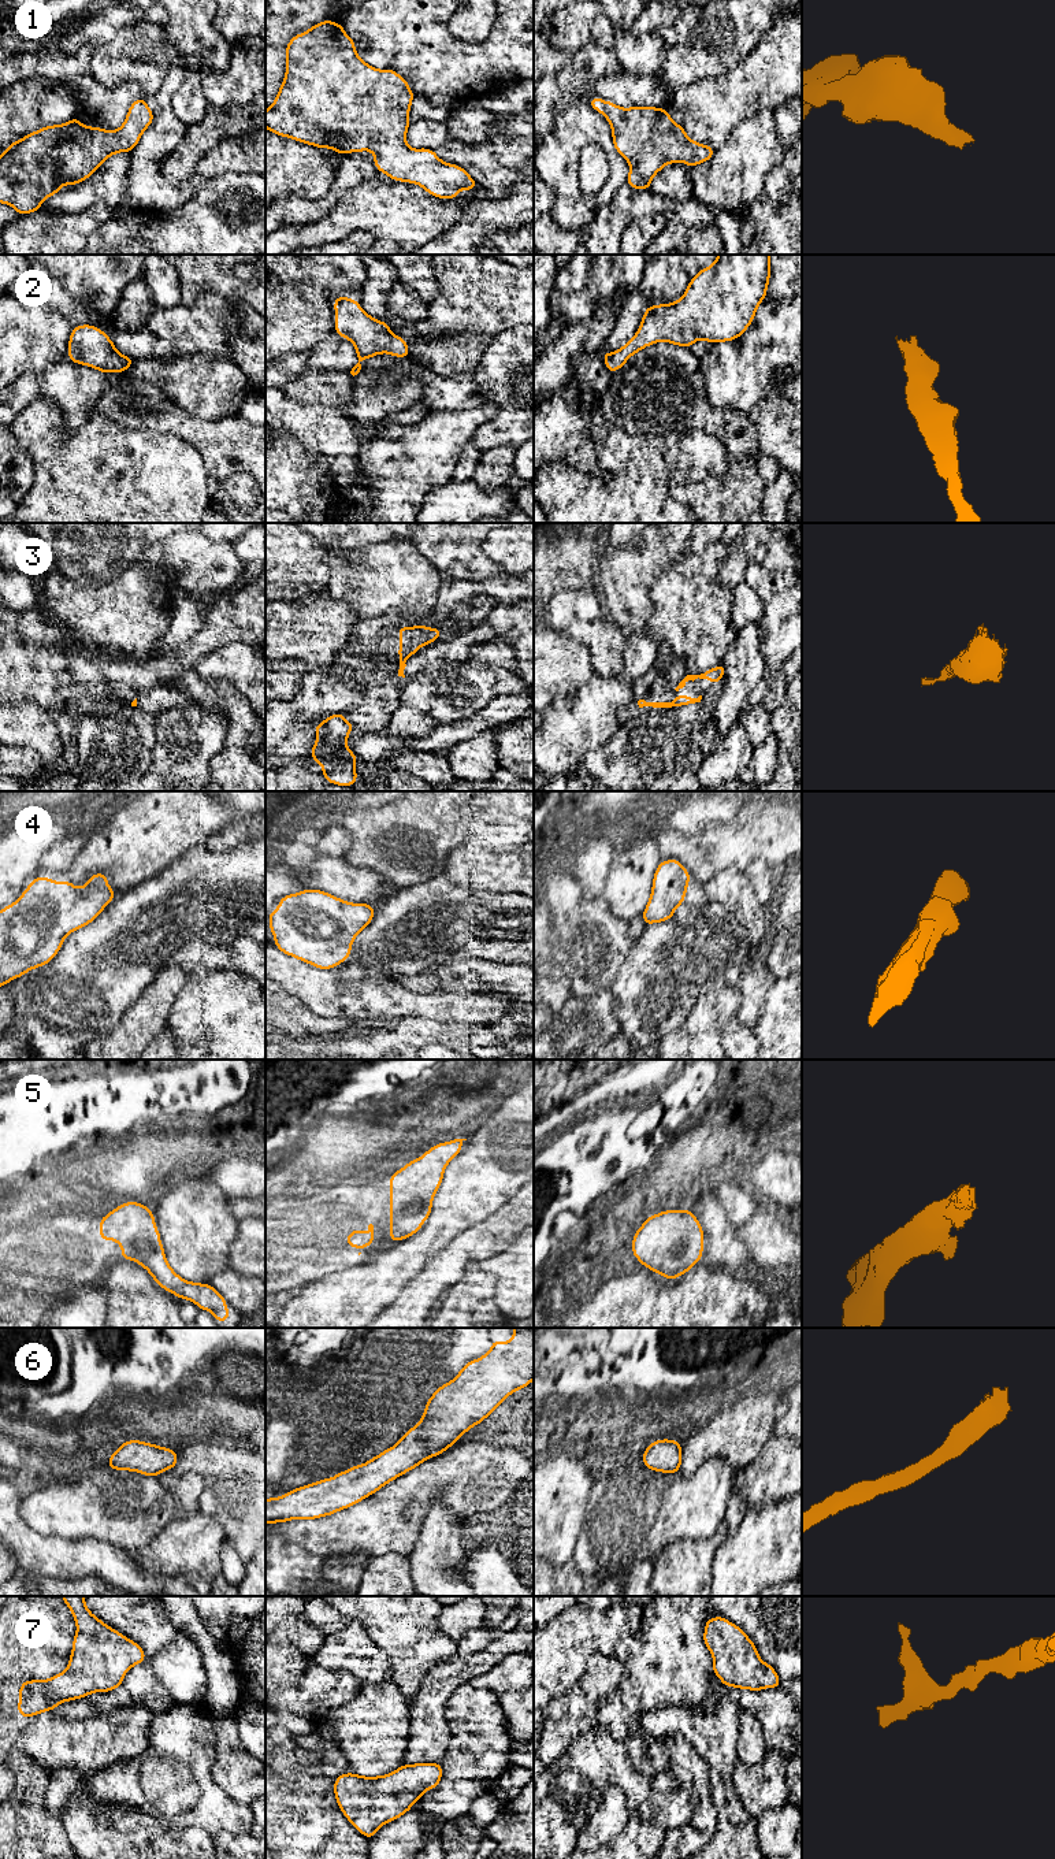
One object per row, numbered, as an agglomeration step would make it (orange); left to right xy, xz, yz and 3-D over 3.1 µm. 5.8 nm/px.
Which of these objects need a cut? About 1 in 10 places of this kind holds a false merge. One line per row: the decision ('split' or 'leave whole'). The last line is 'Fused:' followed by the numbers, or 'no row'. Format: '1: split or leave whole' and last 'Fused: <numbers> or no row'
1: leave whole
2: leave whole
3: split
4: leave whole
5: leave whole
6: leave whole
7: leave whole
Fused: 3

